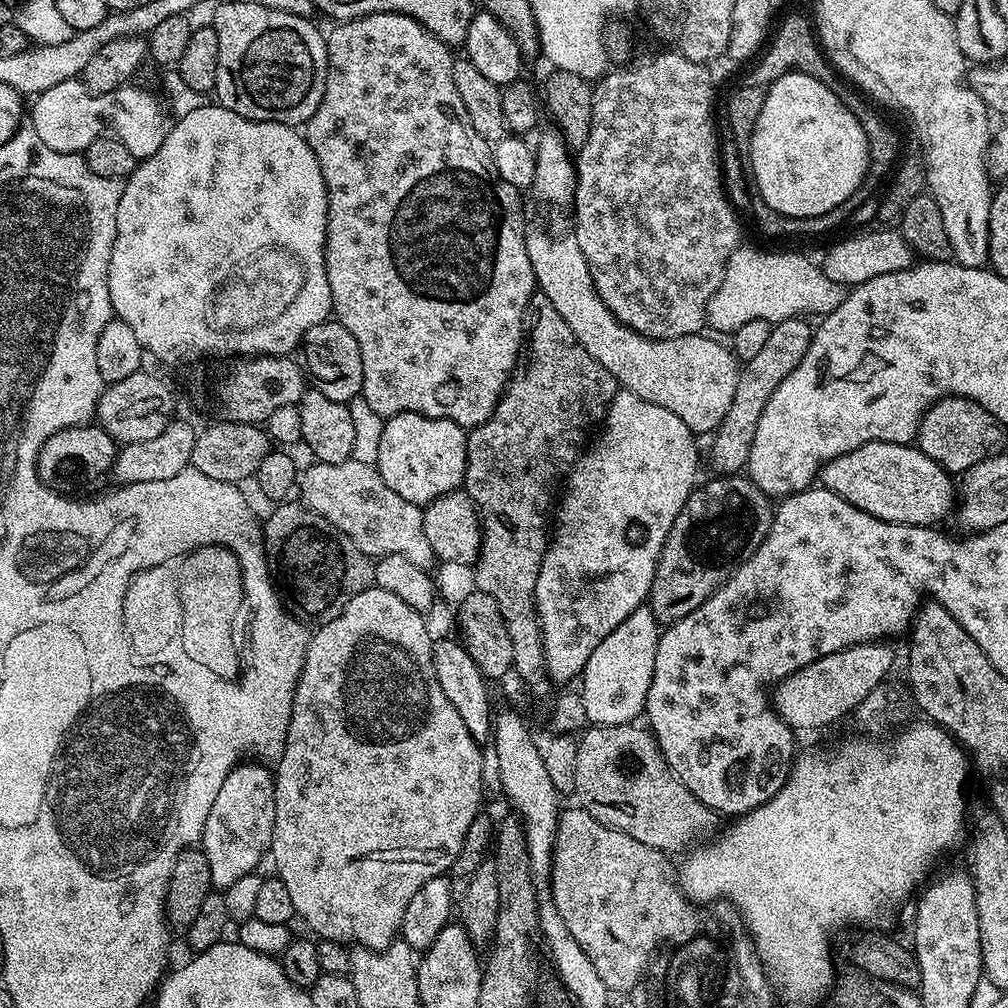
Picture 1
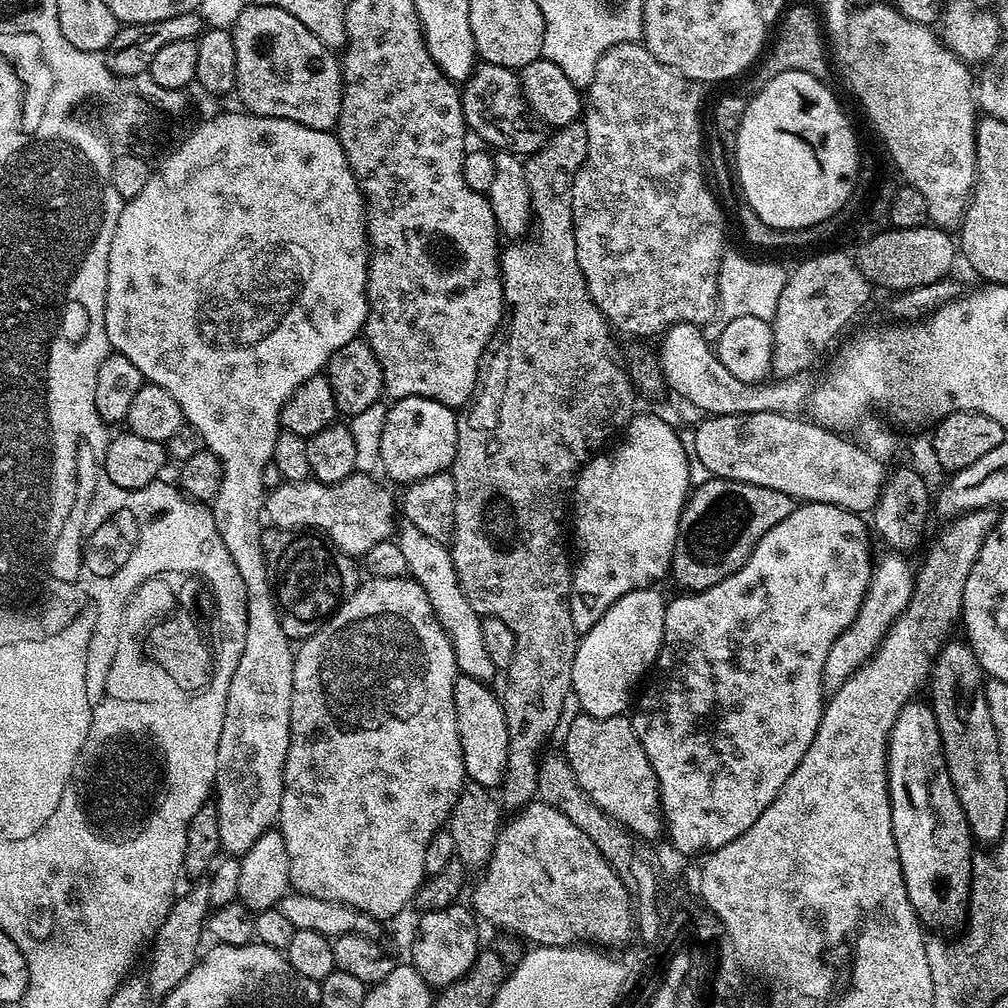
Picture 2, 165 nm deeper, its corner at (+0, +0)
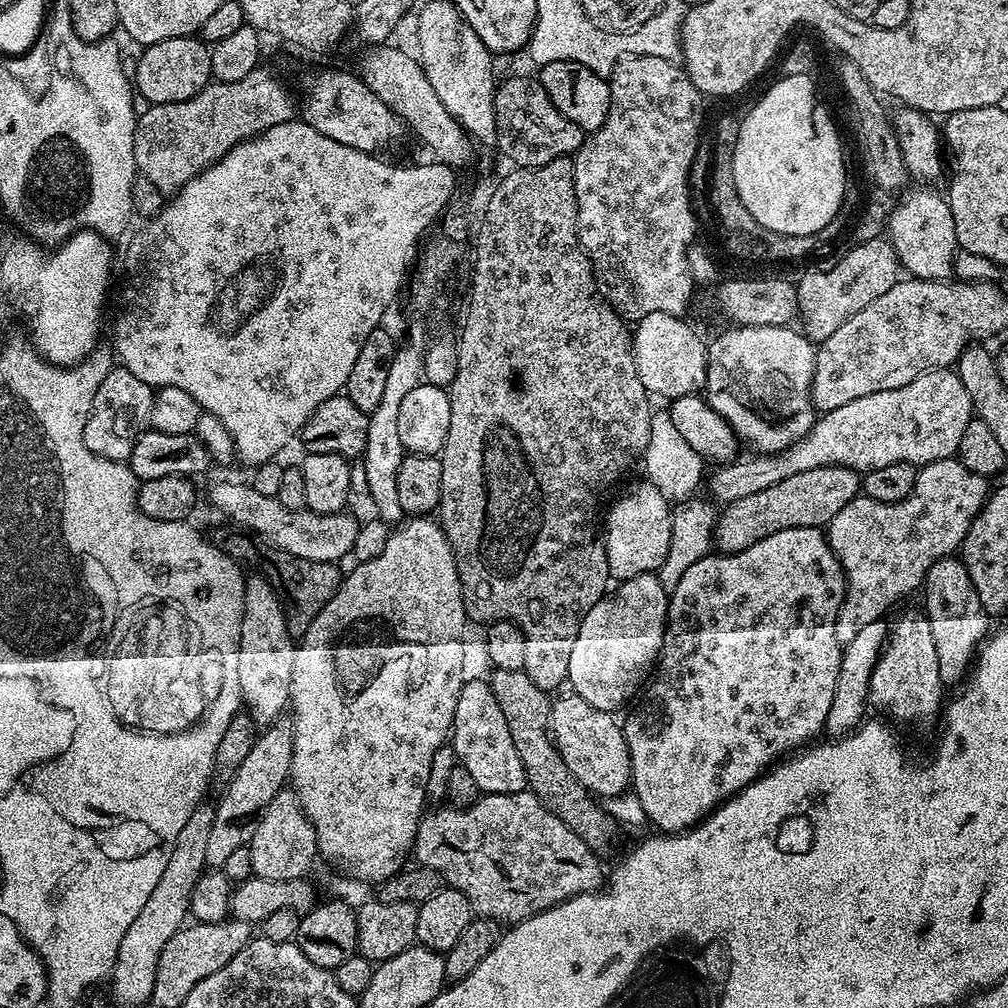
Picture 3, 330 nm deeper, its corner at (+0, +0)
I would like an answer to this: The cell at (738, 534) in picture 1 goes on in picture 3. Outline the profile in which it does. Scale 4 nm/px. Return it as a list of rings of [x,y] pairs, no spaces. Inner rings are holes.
[[[840,464],[825,468],[802,470],[769,488],[758,490],[756,494],[746,494],[744,498],[731,500],[716,517],[714,548],[717,553],[741,552],[778,530],[791,528],[823,529],[842,506],[846,506],[862,492],[861,473]]]

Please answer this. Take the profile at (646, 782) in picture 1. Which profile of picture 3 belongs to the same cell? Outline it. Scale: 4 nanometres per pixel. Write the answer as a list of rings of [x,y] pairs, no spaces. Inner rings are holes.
[[[576,693],[553,703],[552,736],[562,760],[585,789],[600,798],[623,795],[631,785],[632,759],[624,729],[616,719],[613,713],[590,706]]]

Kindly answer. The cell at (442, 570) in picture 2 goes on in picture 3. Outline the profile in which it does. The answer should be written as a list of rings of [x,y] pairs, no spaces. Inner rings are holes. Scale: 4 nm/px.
[[[386,378],[385,393],[382,394],[378,406],[369,413],[366,446],[362,453],[362,472],[364,482],[368,488],[370,498],[376,508],[375,515],[385,524],[392,526],[394,522],[403,519],[404,513],[401,510],[401,503],[398,500],[398,470],[405,458],[404,447],[399,441],[398,435],[398,411],[402,406],[402,399],[408,391],[401,388],[399,383],[392,382]]]

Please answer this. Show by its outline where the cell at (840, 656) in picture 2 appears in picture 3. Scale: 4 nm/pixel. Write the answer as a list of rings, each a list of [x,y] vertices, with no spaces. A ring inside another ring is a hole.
[[[959,459],[936,460],[923,465],[916,473],[916,485],[912,495],[897,504],[874,502],[869,496],[858,495],[826,525],[828,544],[844,568],[846,591],[844,605],[840,608],[836,623],[836,641],[842,646],[849,644],[864,624],[884,620],[887,612],[903,596],[919,589],[928,576],[934,562],[953,555],[963,545],[970,526],[988,501],[989,477],[974,474]]]

